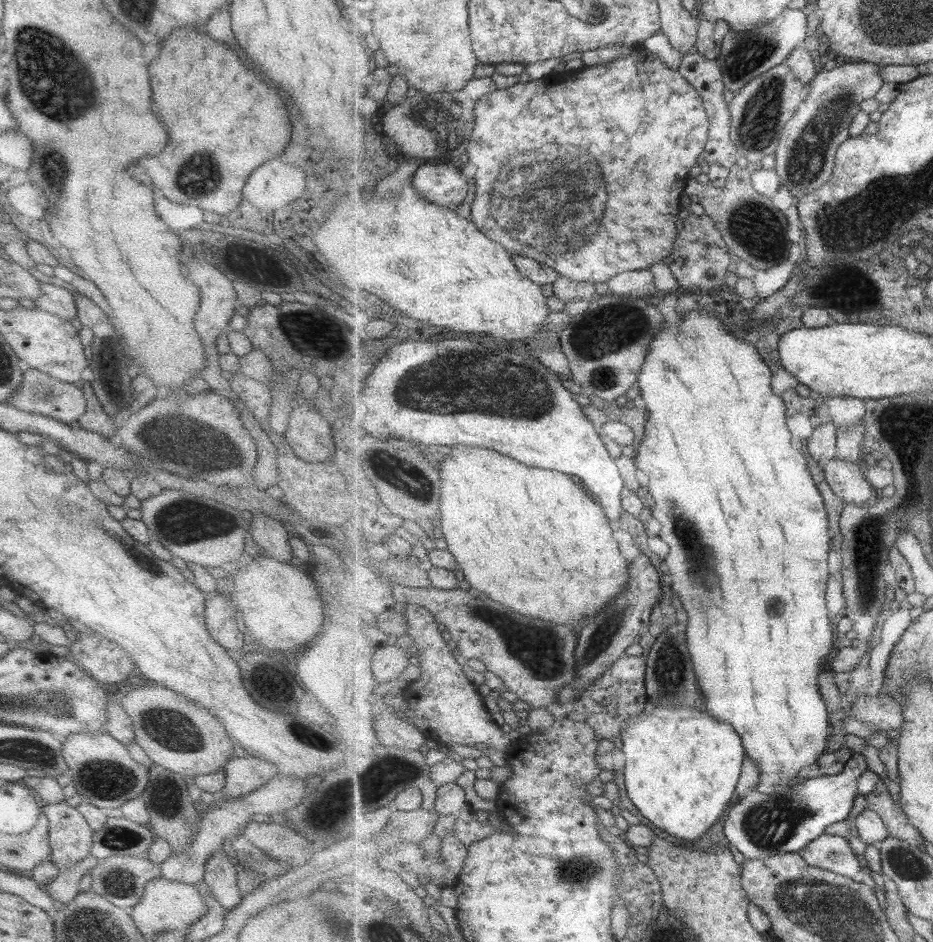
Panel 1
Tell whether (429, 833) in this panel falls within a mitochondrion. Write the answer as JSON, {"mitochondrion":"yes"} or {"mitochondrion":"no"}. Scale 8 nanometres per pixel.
{"mitochondrion":"no"}

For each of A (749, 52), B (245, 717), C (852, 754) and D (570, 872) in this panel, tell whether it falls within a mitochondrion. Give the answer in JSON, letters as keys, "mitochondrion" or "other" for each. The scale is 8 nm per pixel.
{"A":"mitochondrion","B":"other","C":"other","D":"mitochondrion"}

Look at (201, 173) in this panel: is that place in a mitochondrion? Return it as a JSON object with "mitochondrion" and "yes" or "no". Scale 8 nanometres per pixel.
{"mitochondrion":"yes"}

